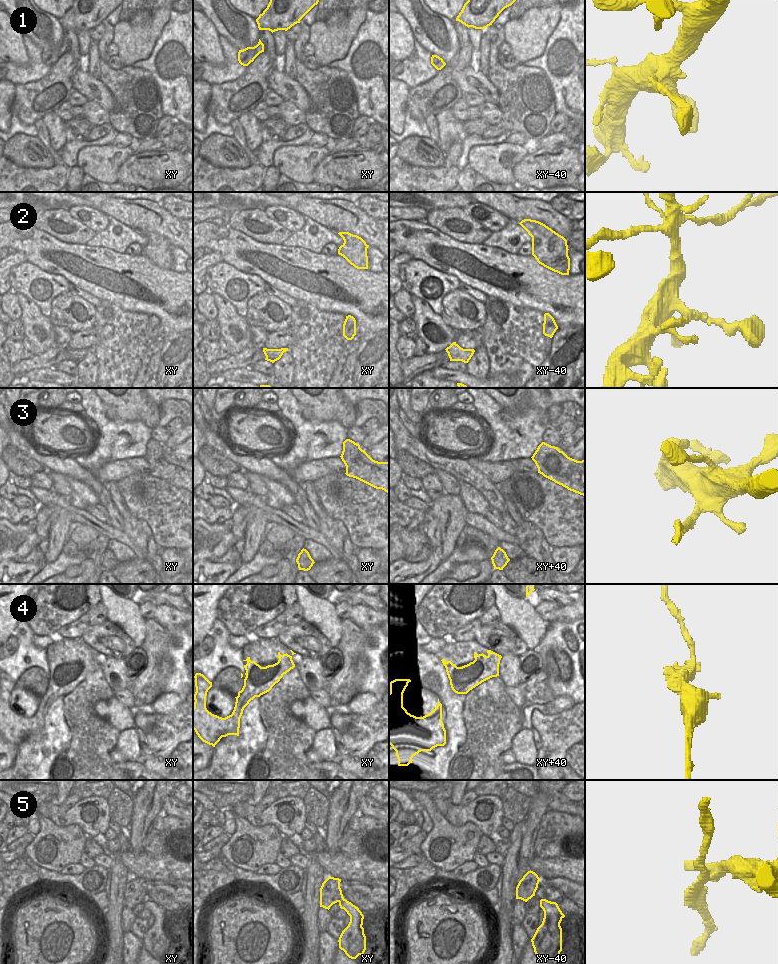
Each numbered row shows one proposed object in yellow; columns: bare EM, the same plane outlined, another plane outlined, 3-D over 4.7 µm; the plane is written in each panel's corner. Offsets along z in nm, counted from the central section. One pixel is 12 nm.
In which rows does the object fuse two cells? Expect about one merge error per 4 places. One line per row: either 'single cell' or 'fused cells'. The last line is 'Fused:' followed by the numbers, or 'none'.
1: single cell
2: single cell
3: single cell
4: single cell
5: fused cells
Fused: 5

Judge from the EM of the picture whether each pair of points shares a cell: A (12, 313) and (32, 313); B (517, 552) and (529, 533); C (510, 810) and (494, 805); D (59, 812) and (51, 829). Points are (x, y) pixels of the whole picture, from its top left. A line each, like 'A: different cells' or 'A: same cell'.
A: different cells
B: different cells
C: different cells
D: different cells

